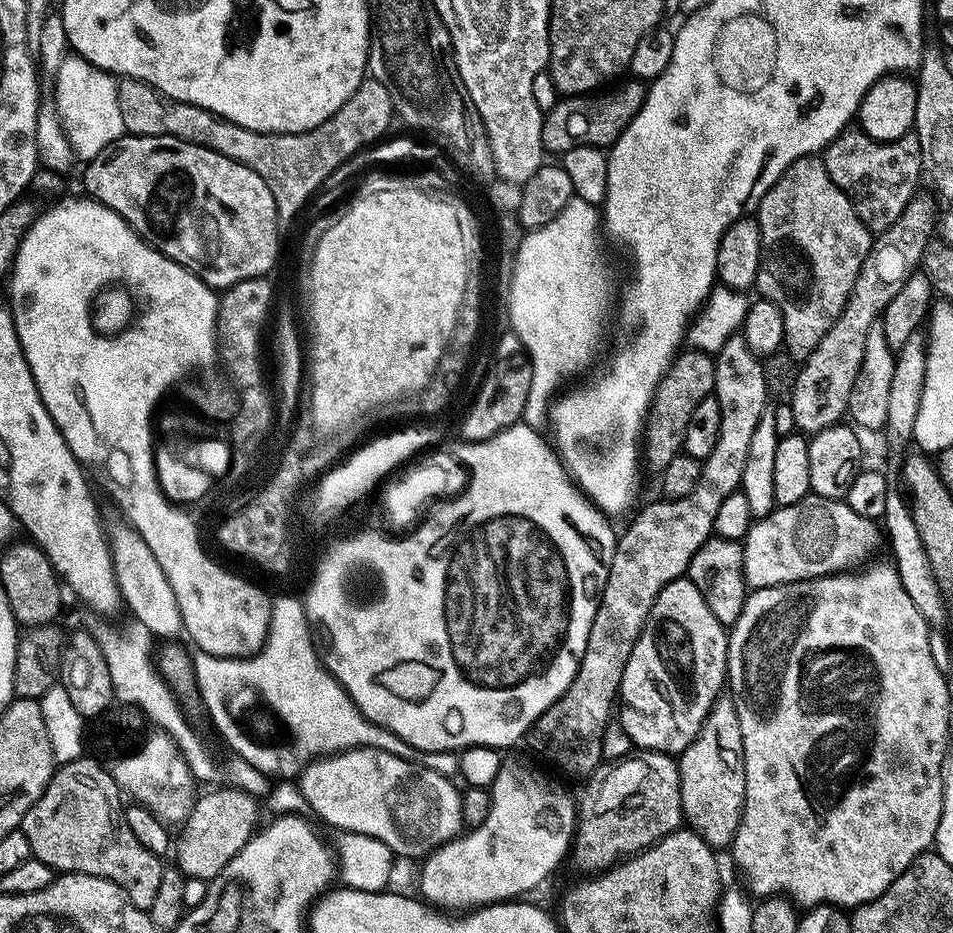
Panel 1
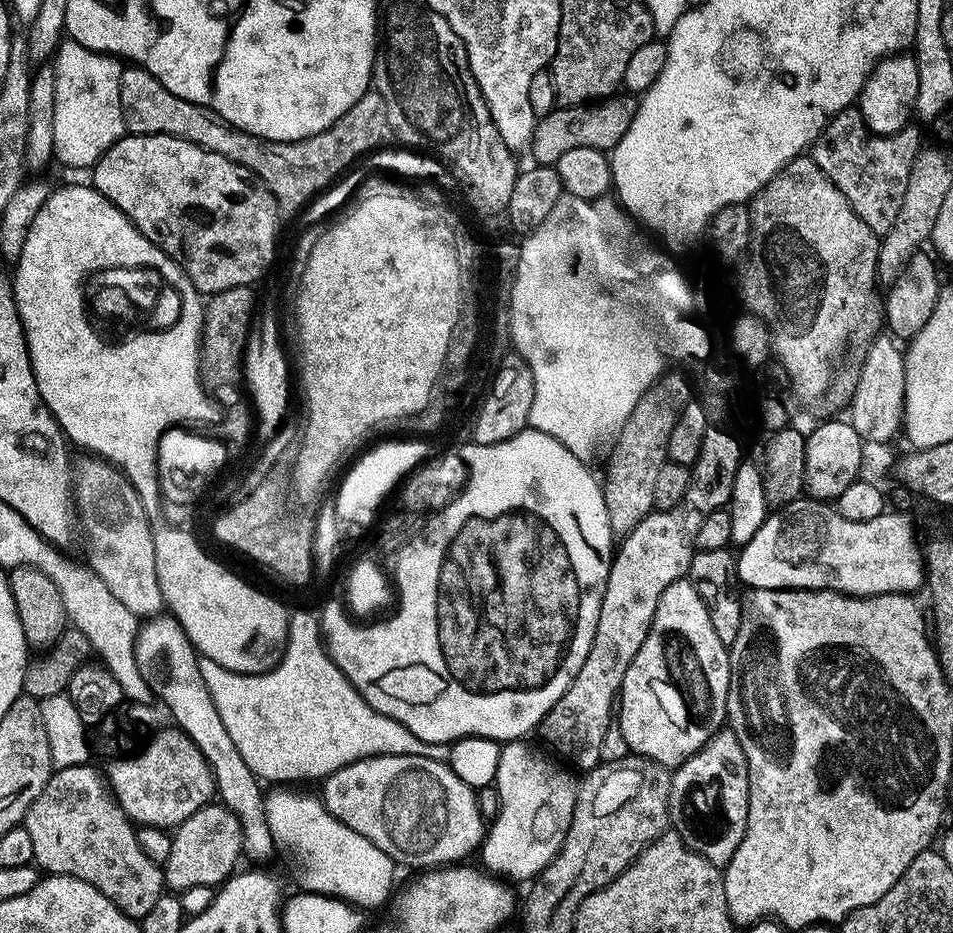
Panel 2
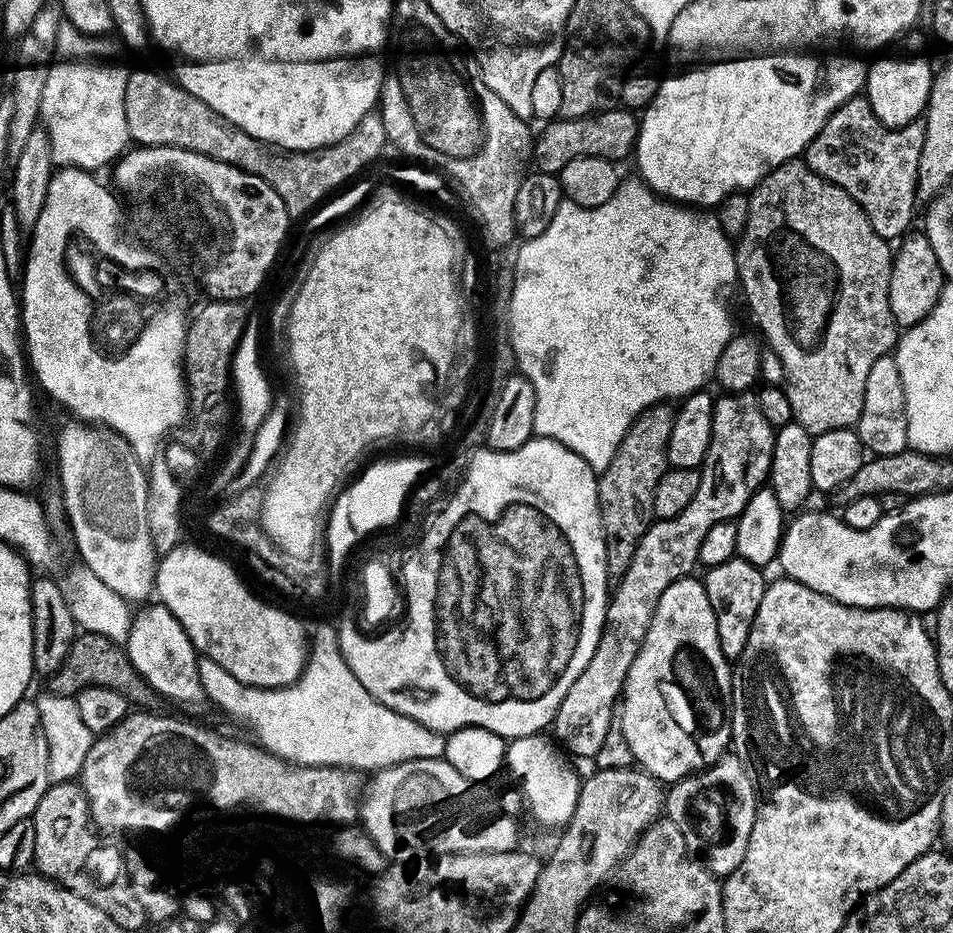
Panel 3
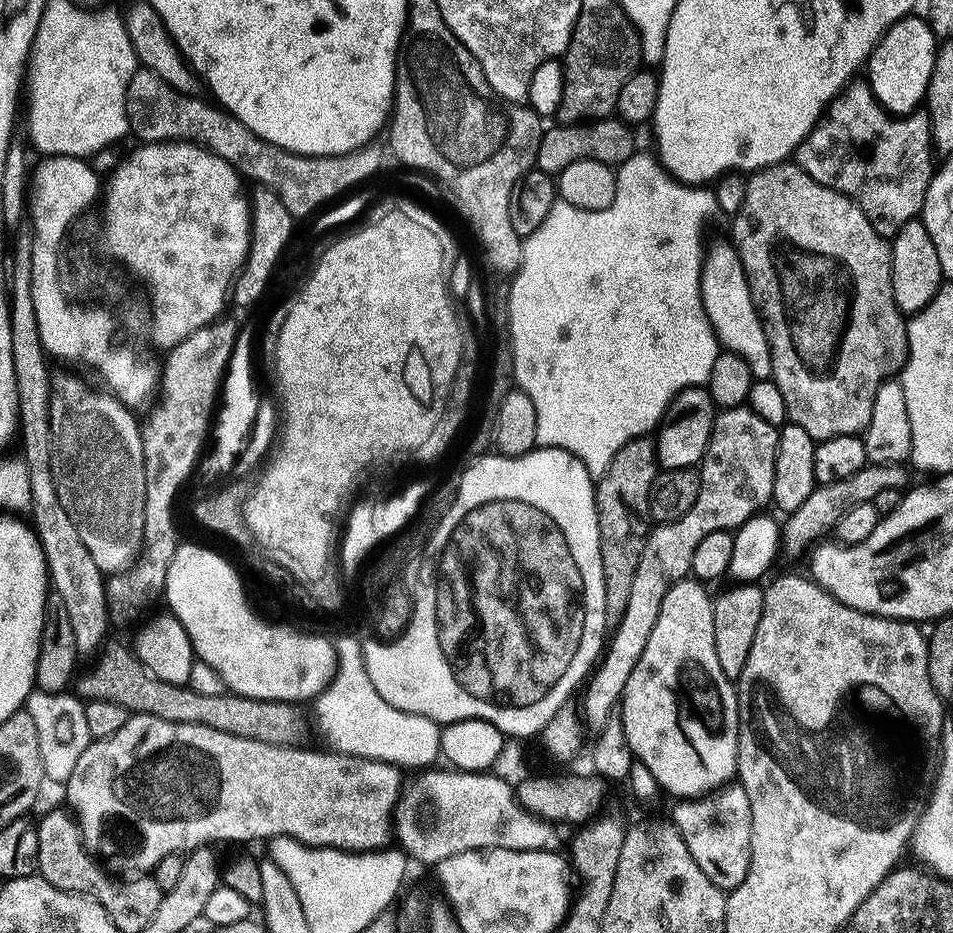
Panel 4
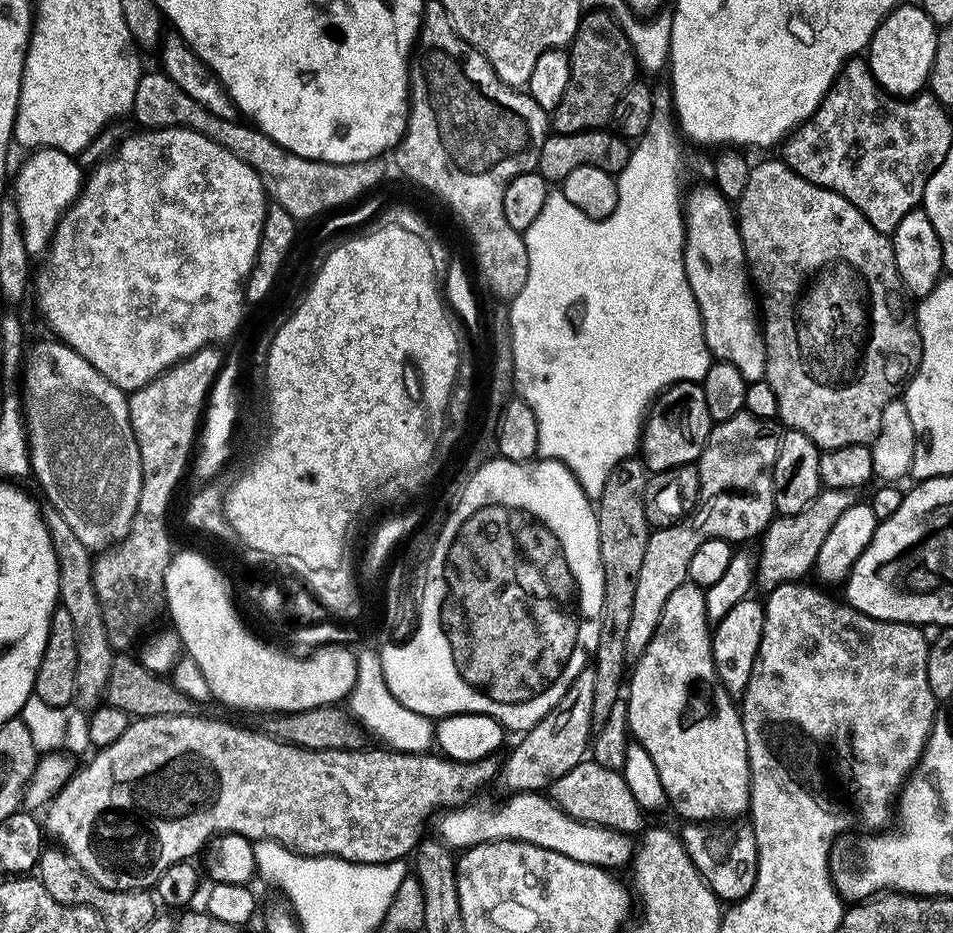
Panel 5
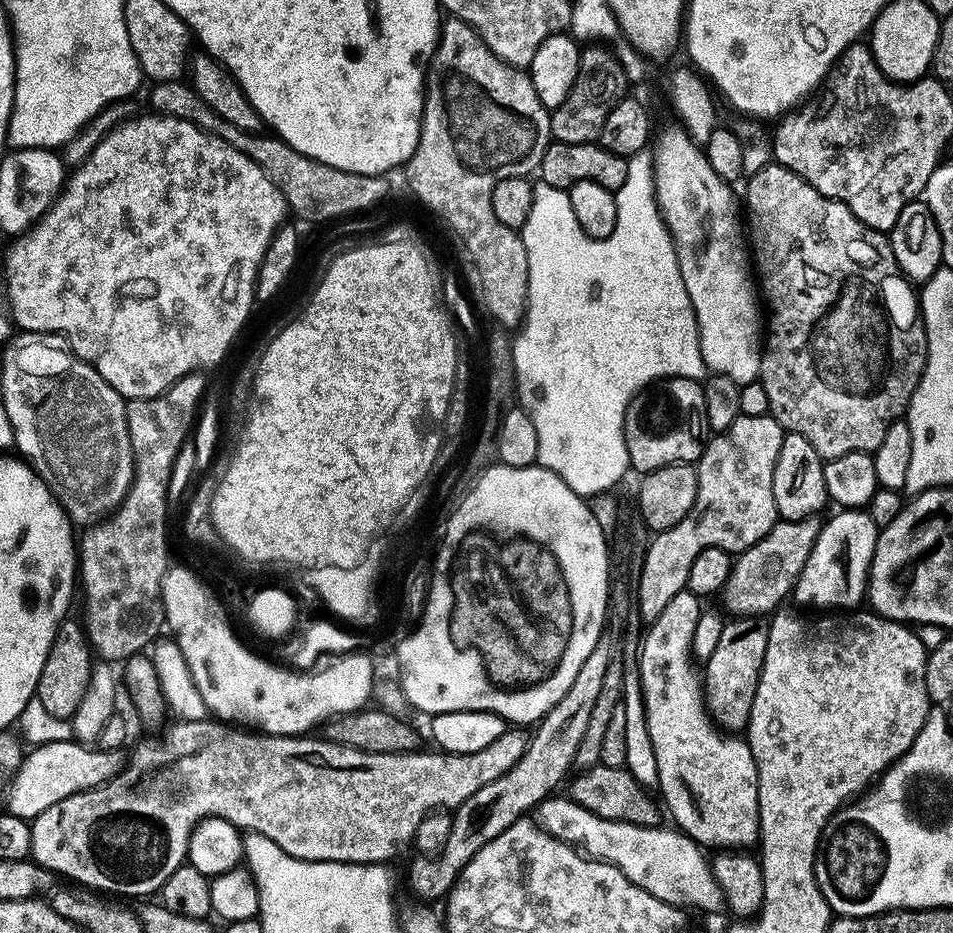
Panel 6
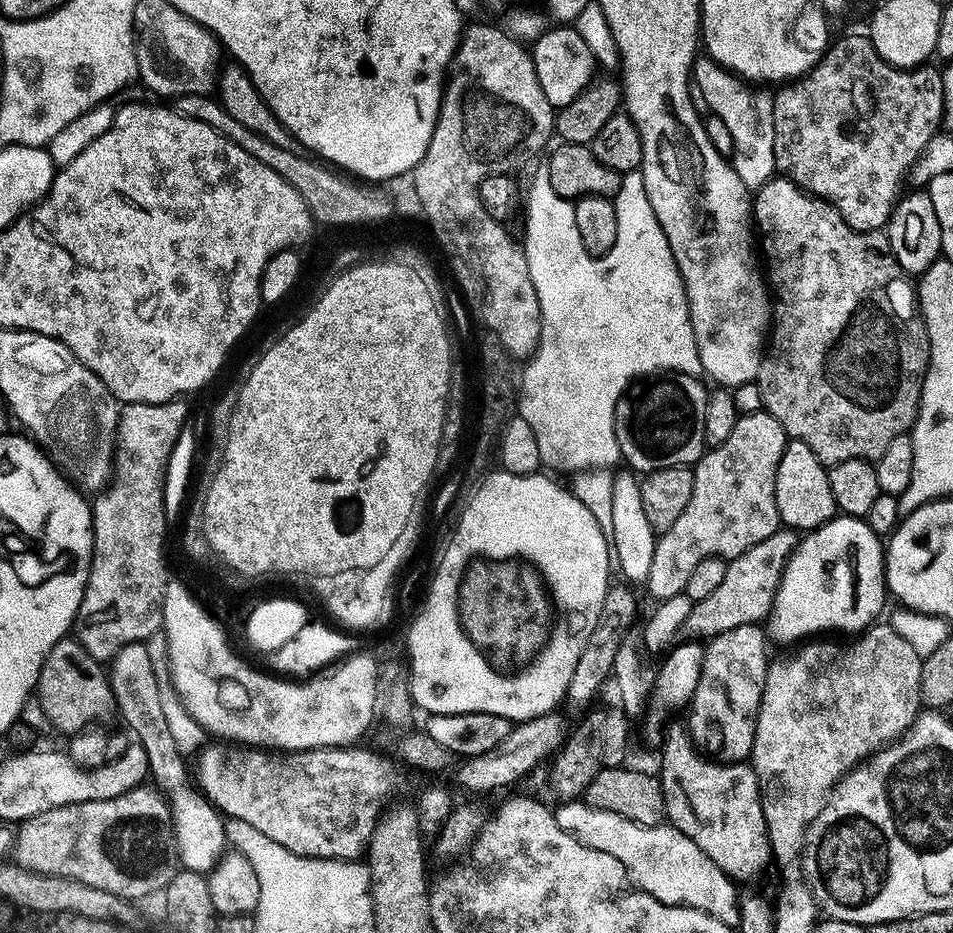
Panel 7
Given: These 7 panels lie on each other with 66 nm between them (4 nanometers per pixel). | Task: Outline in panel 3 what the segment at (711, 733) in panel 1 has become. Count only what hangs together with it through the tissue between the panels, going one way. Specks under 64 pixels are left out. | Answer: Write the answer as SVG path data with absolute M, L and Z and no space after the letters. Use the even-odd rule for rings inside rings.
M729 754L713 768L679 780L666 792L667 819L682 830L689 852L717 878L734 875L738 866L746 862L746 850L750 850L750 834L754 834L758 807L758 784L756 788L751 775L739 755Z

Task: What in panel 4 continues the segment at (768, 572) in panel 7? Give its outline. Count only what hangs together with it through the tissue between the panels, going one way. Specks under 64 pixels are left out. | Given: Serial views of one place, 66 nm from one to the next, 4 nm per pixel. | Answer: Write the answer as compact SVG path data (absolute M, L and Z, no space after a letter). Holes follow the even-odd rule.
M869 463L868 467L858 470L858 474L854 474L854 478L819 485L814 490L814 494L810 494L806 506L802 506L802 510L791 513L787 517L788 525L785 523L782 528L783 551L785 553L788 551L792 556L800 556L804 551L807 553L809 549L819 545L827 537L824 536L827 532L835 533L840 527L842 518L850 510L858 510L858 506L875 504L878 494L883 494L886 490L904 492L909 487L906 469L908 468L904 464L876 465Z

